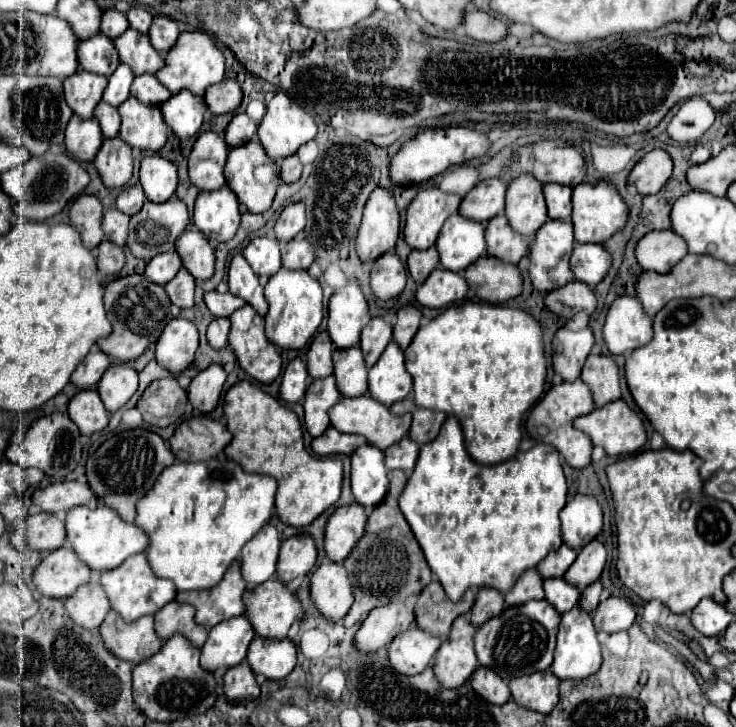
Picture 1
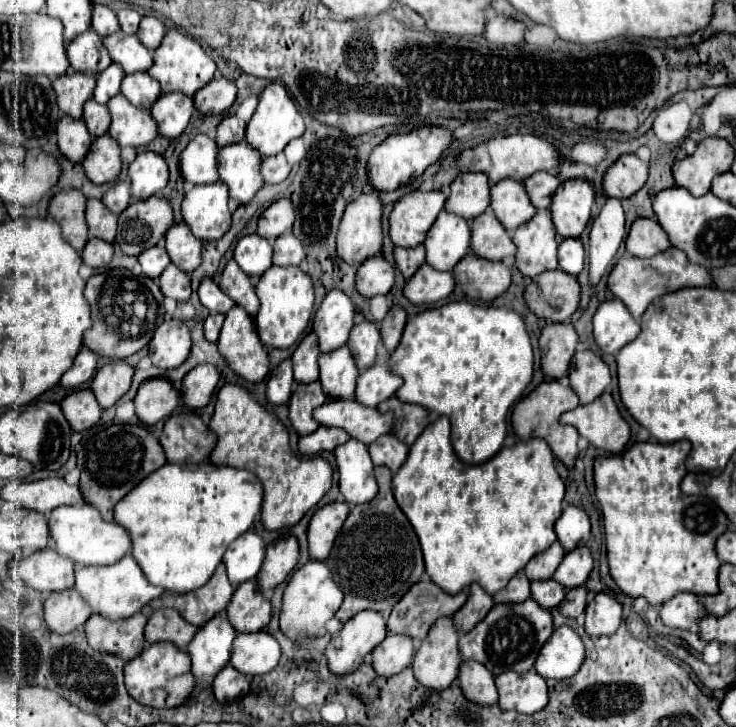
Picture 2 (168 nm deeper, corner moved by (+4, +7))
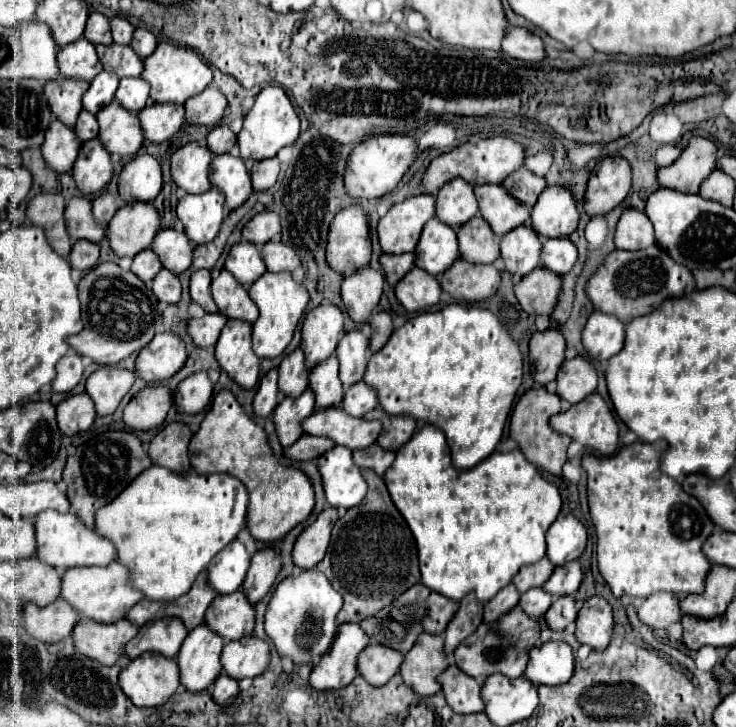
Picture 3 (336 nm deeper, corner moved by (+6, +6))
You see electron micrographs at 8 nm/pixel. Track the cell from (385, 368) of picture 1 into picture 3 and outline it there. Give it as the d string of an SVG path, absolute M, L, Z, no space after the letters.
M365 380L355 382L343 398L343 410L351 416L365 416L367 412L371 412L375 406L379 404L377 398L377 390L373 386L369 386Z

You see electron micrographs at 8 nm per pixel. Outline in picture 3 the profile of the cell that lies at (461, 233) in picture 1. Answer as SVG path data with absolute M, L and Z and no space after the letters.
M431 218L421 232L415 248L415 266L437 276L459 258L457 234L439 218Z

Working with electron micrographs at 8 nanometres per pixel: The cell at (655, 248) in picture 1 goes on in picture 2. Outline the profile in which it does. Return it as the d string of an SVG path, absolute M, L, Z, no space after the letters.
M639 217L631 225L625 247L635 257L653 257L655 253L669 249L671 243L667 241L667 233L655 219Z

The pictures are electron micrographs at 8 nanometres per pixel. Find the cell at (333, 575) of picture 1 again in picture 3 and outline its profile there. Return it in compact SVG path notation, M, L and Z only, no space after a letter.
M301 570L297 576L281 580L269 600L265 614L265 632L275 642L281 656L289 656L295 664L307 664L313 656L323 656L337 632L337 612L343 606L341 594L329 584L319 570Z

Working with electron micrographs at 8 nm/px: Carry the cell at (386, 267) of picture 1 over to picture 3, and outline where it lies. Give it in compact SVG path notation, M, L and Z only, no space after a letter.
M361 268L355 274L347 276L341 286L341 298L347 306L349 316L355 322L367 322L373 308L377 306L383 294L385 278L373 268Z

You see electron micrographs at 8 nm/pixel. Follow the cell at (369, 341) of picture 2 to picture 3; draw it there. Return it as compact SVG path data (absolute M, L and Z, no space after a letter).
M361 330L347 332L341 338L335 354L341 364L341 368L339 368L341 380L343 380L345 388L349 388L351 384L359 382L365 376L365 370L367 370L367 364L371 358L369 338Z

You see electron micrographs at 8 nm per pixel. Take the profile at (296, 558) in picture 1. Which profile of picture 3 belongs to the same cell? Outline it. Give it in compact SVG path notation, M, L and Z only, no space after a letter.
M261 548L251 558L251 568L247 572L247 578L243 582L243 592L247 594L251 604L257 604L267 596L267 592L273 588L275 578L281 570L281 552L275 548Z

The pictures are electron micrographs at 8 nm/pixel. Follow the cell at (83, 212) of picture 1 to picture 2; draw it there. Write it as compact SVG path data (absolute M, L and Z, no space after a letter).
M61 191L49 201L49 217L61 225L63 239L77 251L83 251L87 243L87 227L85 227L85 197L81 191Z

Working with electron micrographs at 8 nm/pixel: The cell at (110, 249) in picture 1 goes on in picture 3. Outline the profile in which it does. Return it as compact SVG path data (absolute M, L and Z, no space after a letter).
M77 240L73 244L69 262L75 270L91 270L97 266L97 260L99 260L99 246L97 244L85 242L85 240Z

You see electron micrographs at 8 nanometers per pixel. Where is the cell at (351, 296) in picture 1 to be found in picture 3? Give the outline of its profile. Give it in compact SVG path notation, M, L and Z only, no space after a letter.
M321 304L313 308L303 322L303 352L307 368L313 368L317 362L329 358L335 352L343 336L343 314L333 304Z

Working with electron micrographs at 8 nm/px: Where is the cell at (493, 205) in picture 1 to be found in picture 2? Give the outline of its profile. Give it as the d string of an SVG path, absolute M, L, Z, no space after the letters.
M461 173L451 183L445 211L455 213L467 221L479 217L489 207L489 183L483 173Z

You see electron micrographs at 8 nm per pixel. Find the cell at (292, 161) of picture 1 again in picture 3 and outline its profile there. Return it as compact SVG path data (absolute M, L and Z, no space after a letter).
M269 158L269 160L259 160L251 168L251 182L253 190L267 190L277 182L279 176L279 160Z

